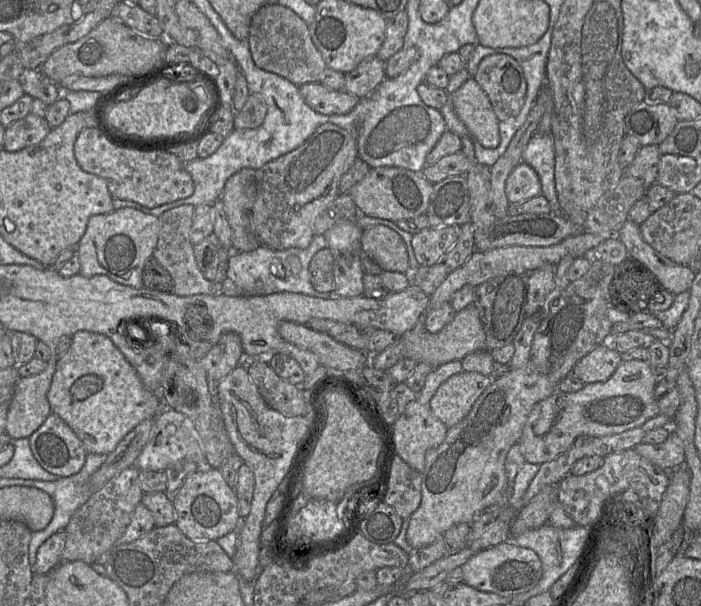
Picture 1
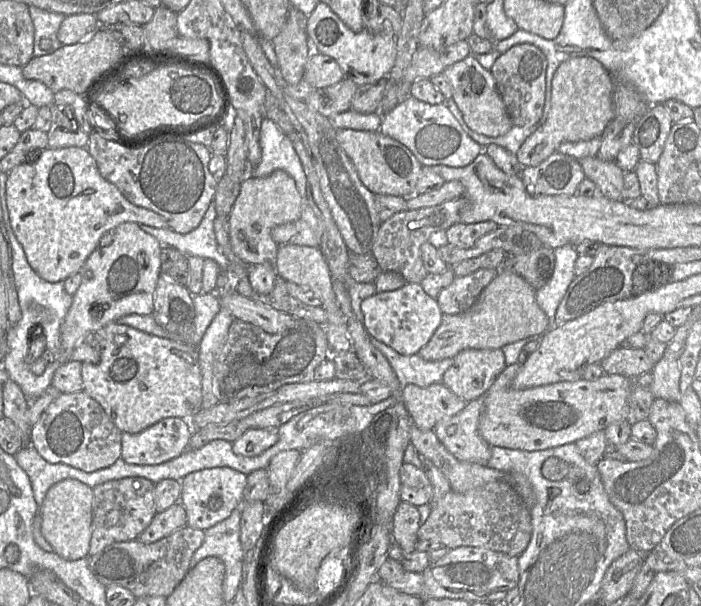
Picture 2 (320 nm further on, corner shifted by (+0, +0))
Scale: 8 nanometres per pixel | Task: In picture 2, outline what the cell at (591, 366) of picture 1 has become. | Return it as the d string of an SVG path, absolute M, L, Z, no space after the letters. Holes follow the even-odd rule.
M619 347L600 362L606 374L623 375L637 379L646 372L653 370L655 364L649 359L645 348Z

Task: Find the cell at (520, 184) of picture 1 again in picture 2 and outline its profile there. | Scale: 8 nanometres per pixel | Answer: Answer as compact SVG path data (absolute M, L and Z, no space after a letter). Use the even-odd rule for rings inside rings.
M558 151L537 166L522 167L520 178L531 195L573 195L585 178L580 162Z

